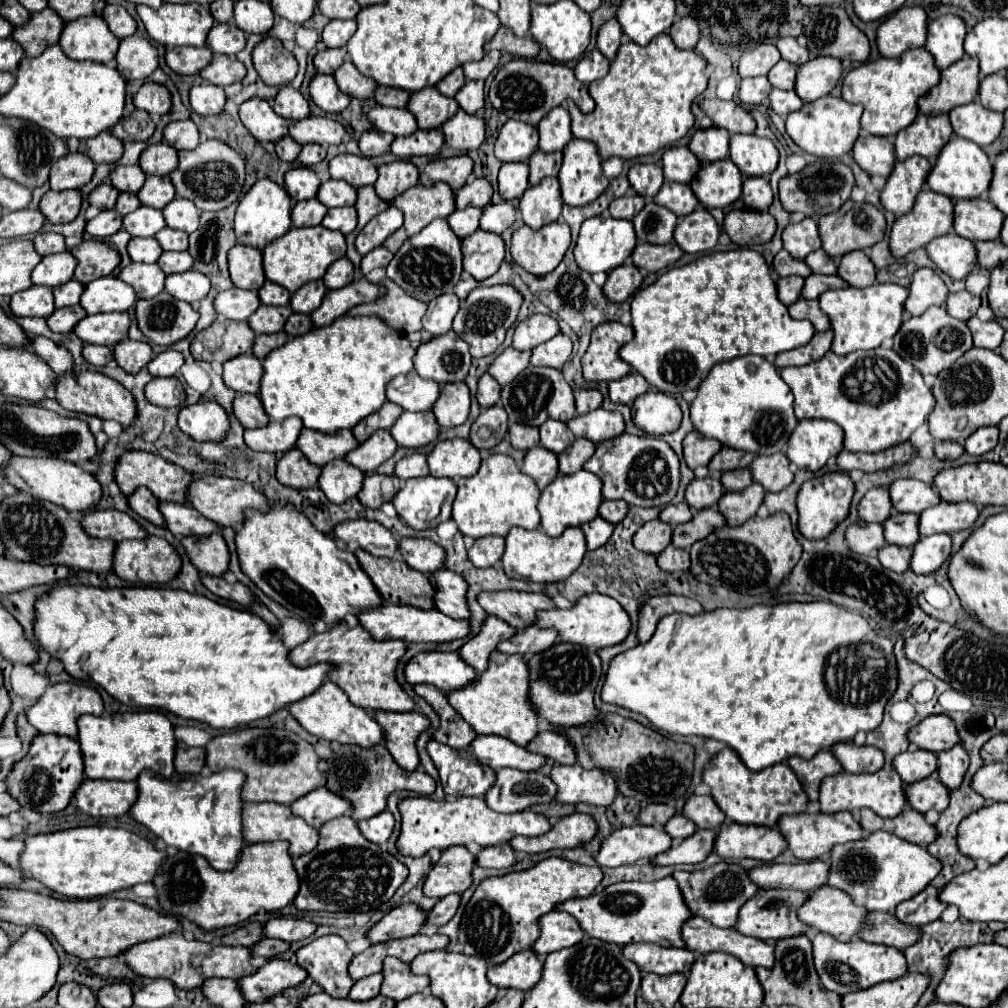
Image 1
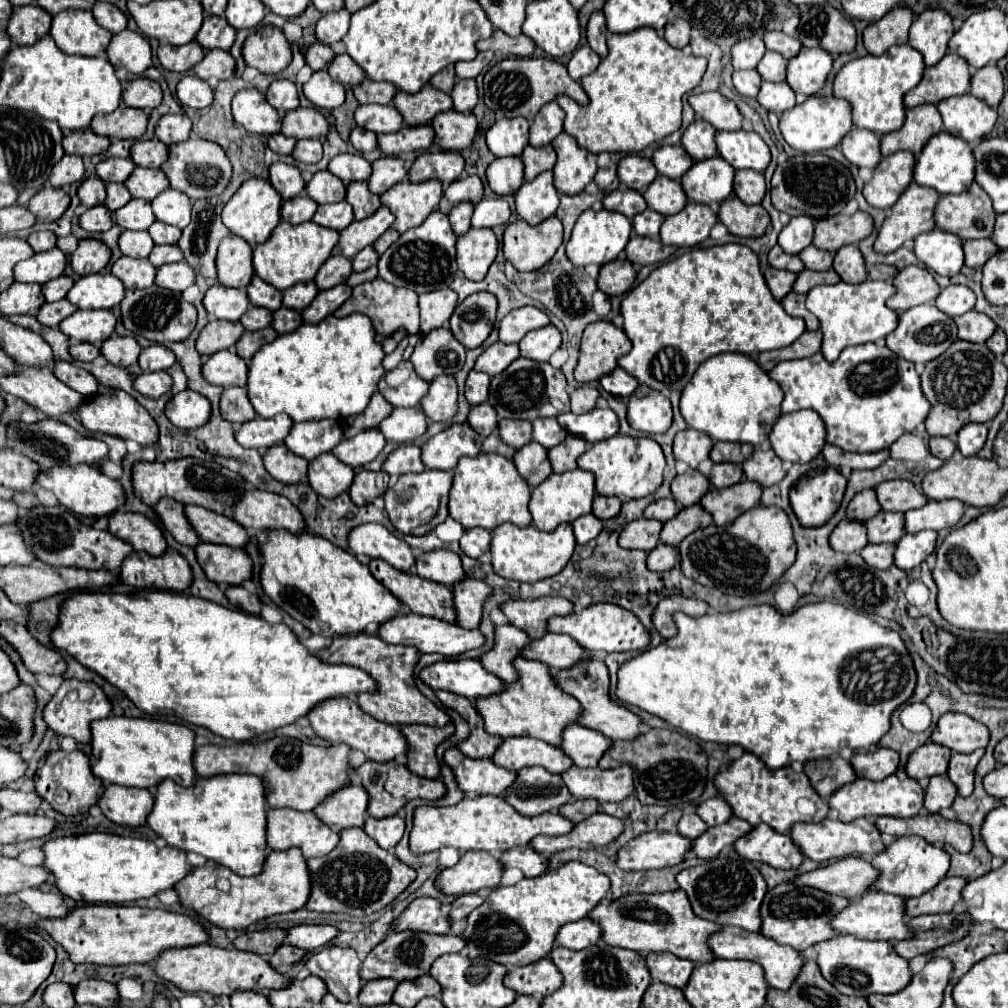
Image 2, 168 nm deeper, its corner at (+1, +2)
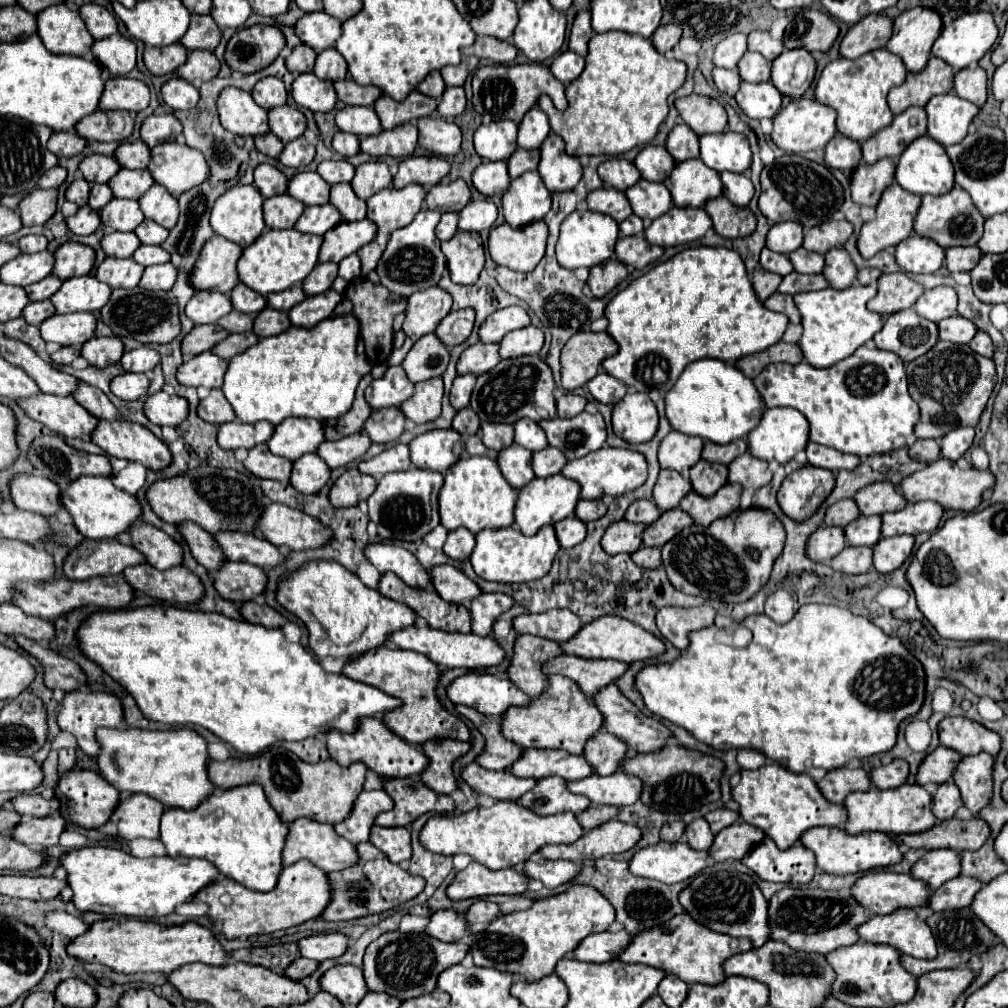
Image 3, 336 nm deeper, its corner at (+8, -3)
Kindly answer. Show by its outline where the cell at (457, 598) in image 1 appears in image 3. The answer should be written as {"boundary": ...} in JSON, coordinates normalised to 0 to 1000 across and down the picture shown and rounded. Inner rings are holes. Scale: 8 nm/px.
{"boundary":[[[476,589],[466,597],[468,607],[468,627],[474,631],[484,631],[490,623],[490,617],[496,609],[506,605],[510,593],[504,589]]]}

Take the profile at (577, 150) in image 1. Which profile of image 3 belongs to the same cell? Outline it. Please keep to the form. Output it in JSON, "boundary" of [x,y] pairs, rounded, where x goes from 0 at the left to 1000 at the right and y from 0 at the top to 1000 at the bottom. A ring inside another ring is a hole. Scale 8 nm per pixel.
{"boundary":[[[546,131],[536,145],[534,171],[546,190],[560,190],[573,183],[577,165],[573,157],[560,151],[560,139]]]}

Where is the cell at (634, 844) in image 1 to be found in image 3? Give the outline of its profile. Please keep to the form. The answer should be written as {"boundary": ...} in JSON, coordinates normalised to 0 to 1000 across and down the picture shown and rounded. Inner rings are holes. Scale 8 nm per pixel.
{"boundary":[[[653,835],[629,847],[625,865],[659,877],[671,877],[698,863],[702,859],[702,849],[702,845],[687,843],[681,835]]]}

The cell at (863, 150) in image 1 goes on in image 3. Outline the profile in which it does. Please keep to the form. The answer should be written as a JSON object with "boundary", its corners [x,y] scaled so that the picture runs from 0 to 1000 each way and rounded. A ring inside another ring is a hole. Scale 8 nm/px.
{"boundary":[[[829,133],[821,143],[819,143],[819,155],[817,155],[819,163],[823,167],[831,167],[831,169],[847,169],[849,163],[853,163],[855,159],[855,151],[853,151],[853,143],[837,137],[833,133]]]}

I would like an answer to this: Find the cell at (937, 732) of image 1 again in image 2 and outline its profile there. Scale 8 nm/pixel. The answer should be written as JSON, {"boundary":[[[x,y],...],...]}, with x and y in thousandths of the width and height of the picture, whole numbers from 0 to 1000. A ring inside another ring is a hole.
{"boundary":[[[955,707],[934,709],[930,721],[924,725],[926,737],[936,739],[947,747],[963,747],[971,741],[979,741],[979,733],[979,721]]]}

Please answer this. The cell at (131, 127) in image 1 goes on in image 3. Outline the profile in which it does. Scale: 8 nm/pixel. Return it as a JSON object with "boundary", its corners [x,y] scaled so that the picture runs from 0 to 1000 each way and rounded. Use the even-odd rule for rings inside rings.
{"boundary":[[[99,107],[83,115],[83,119],[75,123],[75,131],[81,137],[93,141],[123,141],[131,133],[131,127],[133,127],[133,119],[129,111],[99,109]]]}

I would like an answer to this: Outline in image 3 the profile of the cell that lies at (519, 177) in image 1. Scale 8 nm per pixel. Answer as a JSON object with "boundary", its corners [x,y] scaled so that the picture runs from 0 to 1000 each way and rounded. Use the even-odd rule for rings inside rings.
{"boundary":[[[478,161],[468,171],[468,183],[478,194],[498,194],[506,183],[502,161]]]}

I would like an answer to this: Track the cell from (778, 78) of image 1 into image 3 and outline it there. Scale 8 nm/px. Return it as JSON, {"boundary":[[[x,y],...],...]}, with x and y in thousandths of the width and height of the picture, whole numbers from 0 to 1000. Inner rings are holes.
{"boundary":[[[740,52],[732,62],[732,73],[740,81],[758,81],[764,79],[764,62],[758,60],[752,52]]]}

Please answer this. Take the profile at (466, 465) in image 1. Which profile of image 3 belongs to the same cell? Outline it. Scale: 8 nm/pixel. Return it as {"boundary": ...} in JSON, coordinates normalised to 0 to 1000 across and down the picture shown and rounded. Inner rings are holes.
{"boundary":[[[448,425],[444,427],[425,427],[407,438],[407,456],[413,464],[433,466],[440,470],[454,454],[450,450],[450,440],[456,431]]]}

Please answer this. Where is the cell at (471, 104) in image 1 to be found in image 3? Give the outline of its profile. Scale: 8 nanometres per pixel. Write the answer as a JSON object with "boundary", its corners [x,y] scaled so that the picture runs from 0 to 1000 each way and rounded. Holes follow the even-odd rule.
{"boundary":[[[454,85],[454,87],[442,87],[437,101],[435,101],[435,115],[438,117],[452,117],[460,111],[462,107],[462,95],[460,95],[460,87]]]}

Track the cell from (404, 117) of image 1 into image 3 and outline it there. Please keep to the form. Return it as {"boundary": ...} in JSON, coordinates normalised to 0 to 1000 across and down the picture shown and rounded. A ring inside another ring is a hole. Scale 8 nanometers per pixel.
{"boundary":[[[341,105],[333,111],[331,119],[339,131],[349,131],[357,137],[379,131],[377,119],[373,119],[373,111],[369,111],[365,105]]]}

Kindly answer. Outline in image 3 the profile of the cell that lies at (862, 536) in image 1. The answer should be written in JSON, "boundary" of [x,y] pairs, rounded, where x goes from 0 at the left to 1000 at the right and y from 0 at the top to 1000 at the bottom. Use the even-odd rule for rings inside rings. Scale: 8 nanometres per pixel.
{"boundary":[[[813,522],[800,536],[800,552],[808,558],[823,558],[837,544],[837,526],[829,522]]]}

